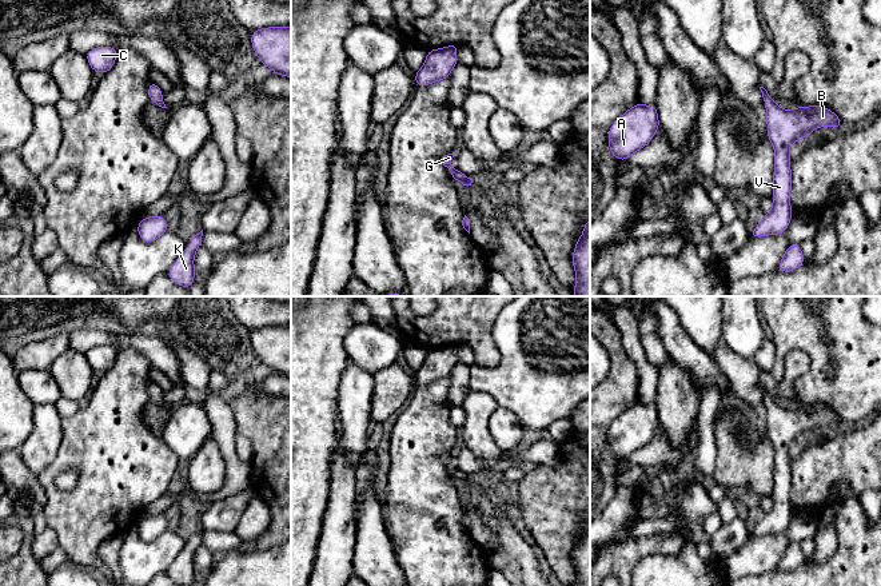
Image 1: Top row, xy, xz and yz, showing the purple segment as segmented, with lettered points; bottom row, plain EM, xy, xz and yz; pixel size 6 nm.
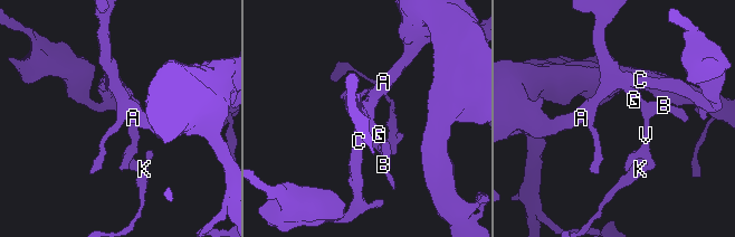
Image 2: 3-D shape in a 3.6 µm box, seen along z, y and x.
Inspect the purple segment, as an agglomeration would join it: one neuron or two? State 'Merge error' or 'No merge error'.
No merge error

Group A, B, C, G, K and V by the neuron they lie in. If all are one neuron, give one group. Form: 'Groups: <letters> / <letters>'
Groups: A B C G K V

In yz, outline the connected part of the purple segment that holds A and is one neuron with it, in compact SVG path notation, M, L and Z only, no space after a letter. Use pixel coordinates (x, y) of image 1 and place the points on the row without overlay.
M634 403L609 427L607 441L610 451L619 461L629 459L634 451L651 441L659 426L657 403Z

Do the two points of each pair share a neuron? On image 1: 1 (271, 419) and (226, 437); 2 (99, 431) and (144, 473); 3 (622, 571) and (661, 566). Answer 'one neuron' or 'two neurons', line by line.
1: two neurons
2: one neuron
3: two neurons

